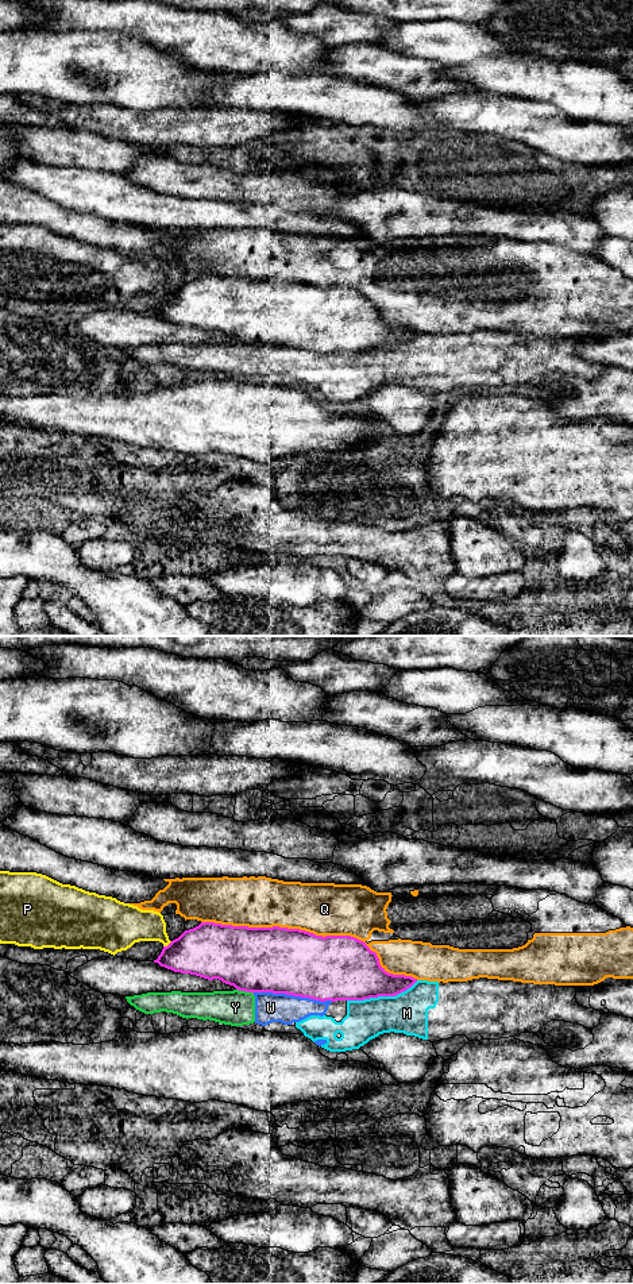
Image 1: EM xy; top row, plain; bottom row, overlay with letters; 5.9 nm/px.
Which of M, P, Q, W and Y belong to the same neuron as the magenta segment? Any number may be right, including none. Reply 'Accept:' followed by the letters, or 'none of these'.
Accept: none of these

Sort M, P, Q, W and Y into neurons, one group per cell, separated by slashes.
M W Y / P / Q

